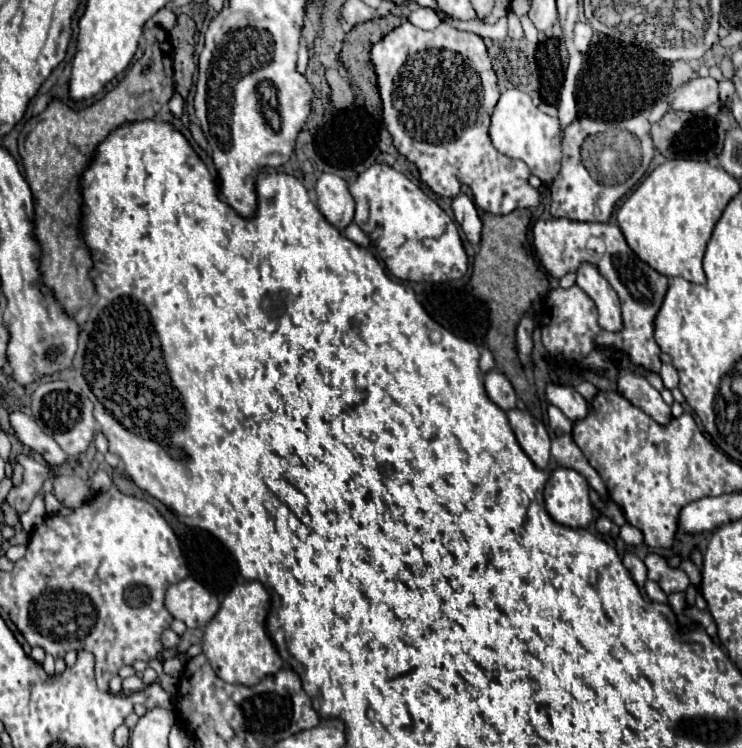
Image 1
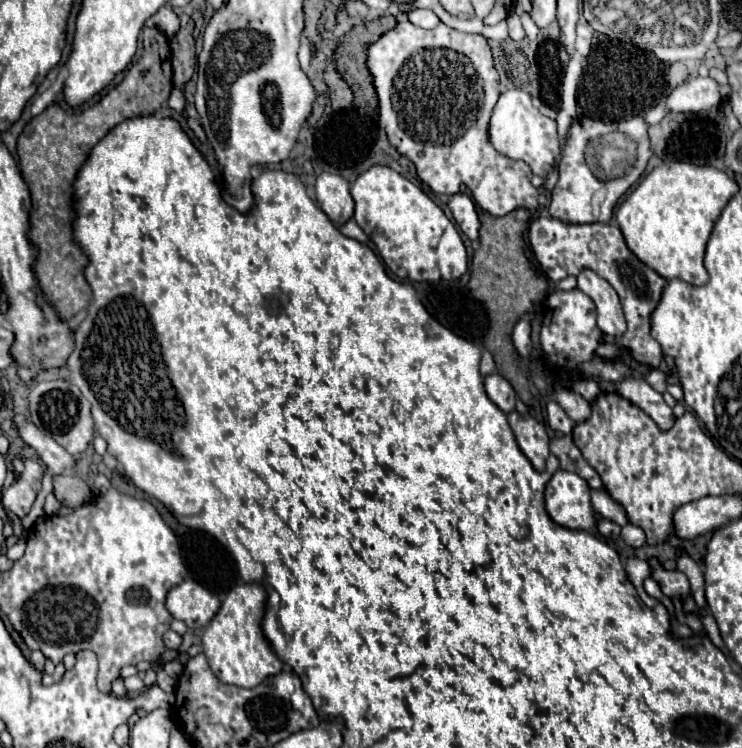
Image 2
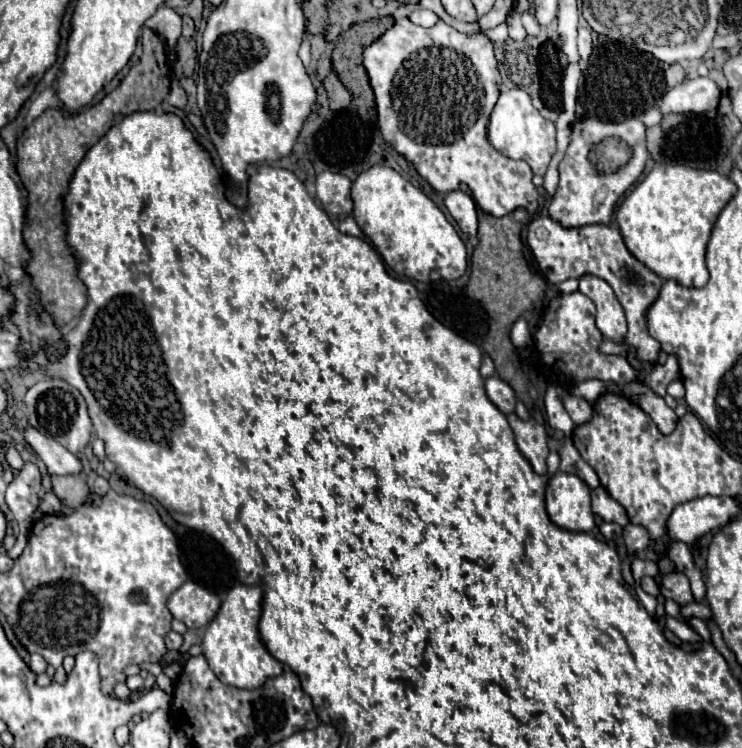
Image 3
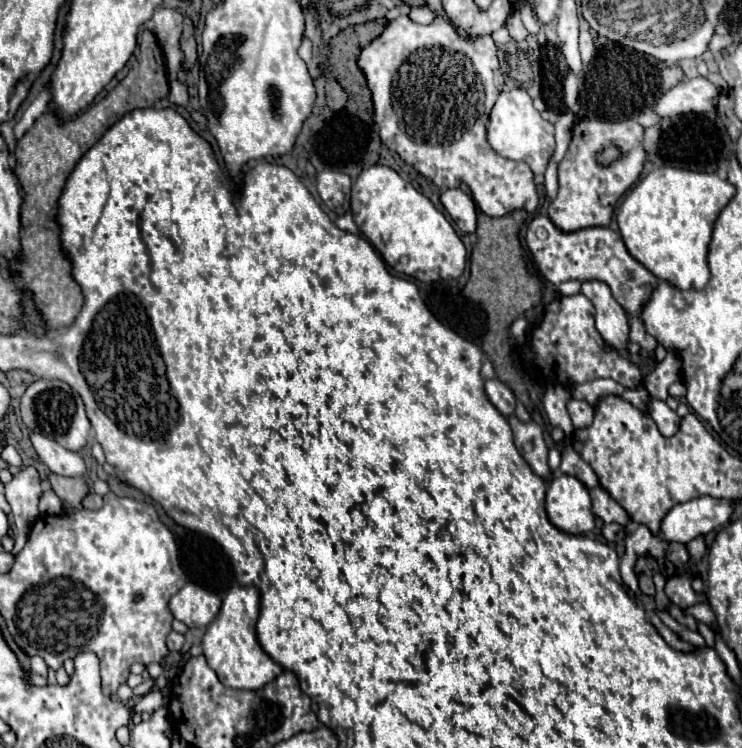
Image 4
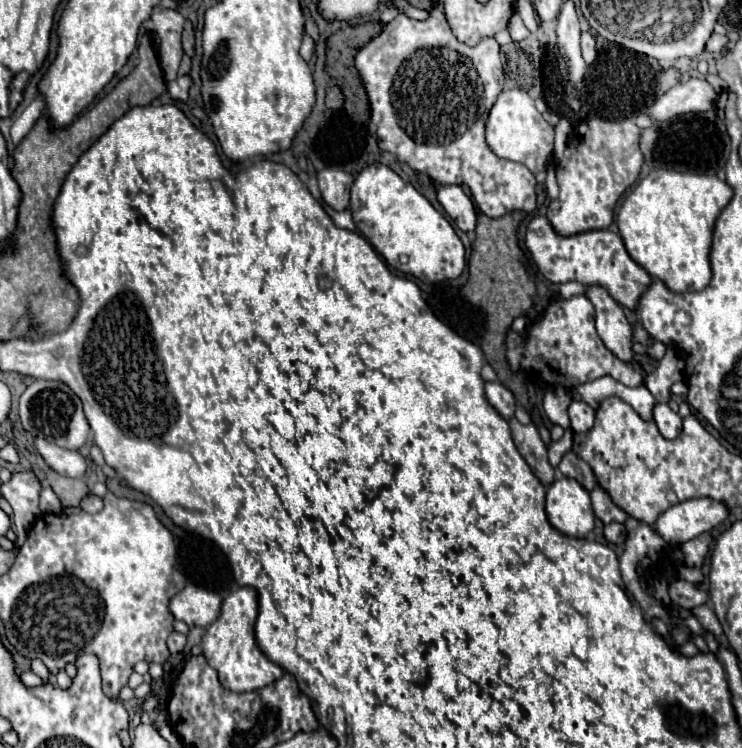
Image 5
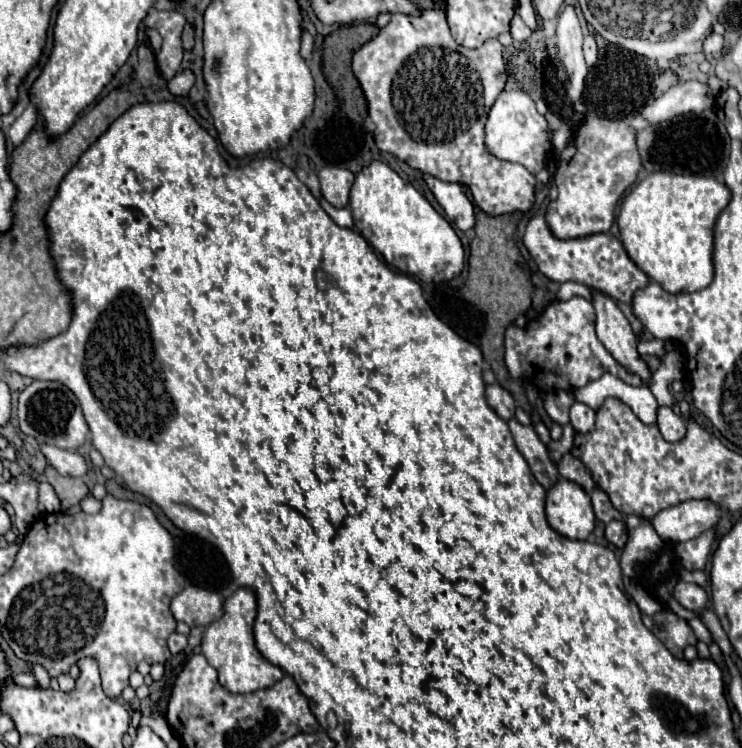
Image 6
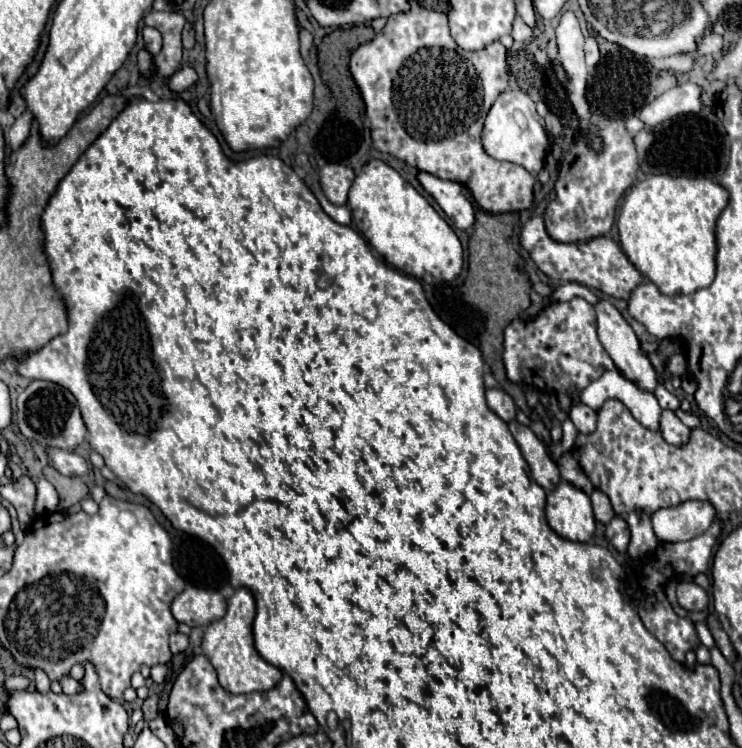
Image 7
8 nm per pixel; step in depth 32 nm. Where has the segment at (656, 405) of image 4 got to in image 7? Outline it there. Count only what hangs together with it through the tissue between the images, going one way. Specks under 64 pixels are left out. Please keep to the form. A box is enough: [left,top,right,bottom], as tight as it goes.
[660,410,690,444]

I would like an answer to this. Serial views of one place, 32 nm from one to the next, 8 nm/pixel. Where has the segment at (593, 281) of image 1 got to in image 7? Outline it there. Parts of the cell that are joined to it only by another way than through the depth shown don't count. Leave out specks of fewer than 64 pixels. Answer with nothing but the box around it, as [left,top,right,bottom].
[594,300,656,392]

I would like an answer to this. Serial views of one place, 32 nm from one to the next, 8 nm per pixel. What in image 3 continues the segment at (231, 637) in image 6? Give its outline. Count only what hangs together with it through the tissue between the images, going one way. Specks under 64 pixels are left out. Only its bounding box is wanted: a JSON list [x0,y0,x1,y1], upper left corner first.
[202,584,284,688]

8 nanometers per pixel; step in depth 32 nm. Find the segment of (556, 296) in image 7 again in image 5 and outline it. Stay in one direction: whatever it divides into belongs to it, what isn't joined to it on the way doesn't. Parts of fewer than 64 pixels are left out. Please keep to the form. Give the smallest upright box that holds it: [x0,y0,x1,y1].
[560,282,584,298]

